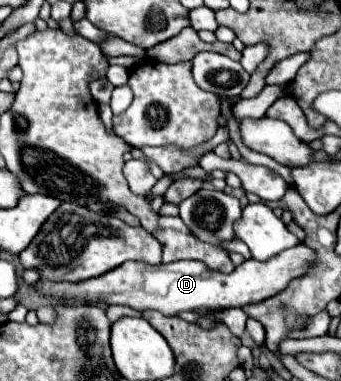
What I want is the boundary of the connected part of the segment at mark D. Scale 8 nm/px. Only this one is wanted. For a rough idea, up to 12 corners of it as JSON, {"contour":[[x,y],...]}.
{"contour":[[297,244],[231,274],[179,260],[123,266],[87,282],[39,280],[43,294],[175,316],[243,308],[305,276]]}

